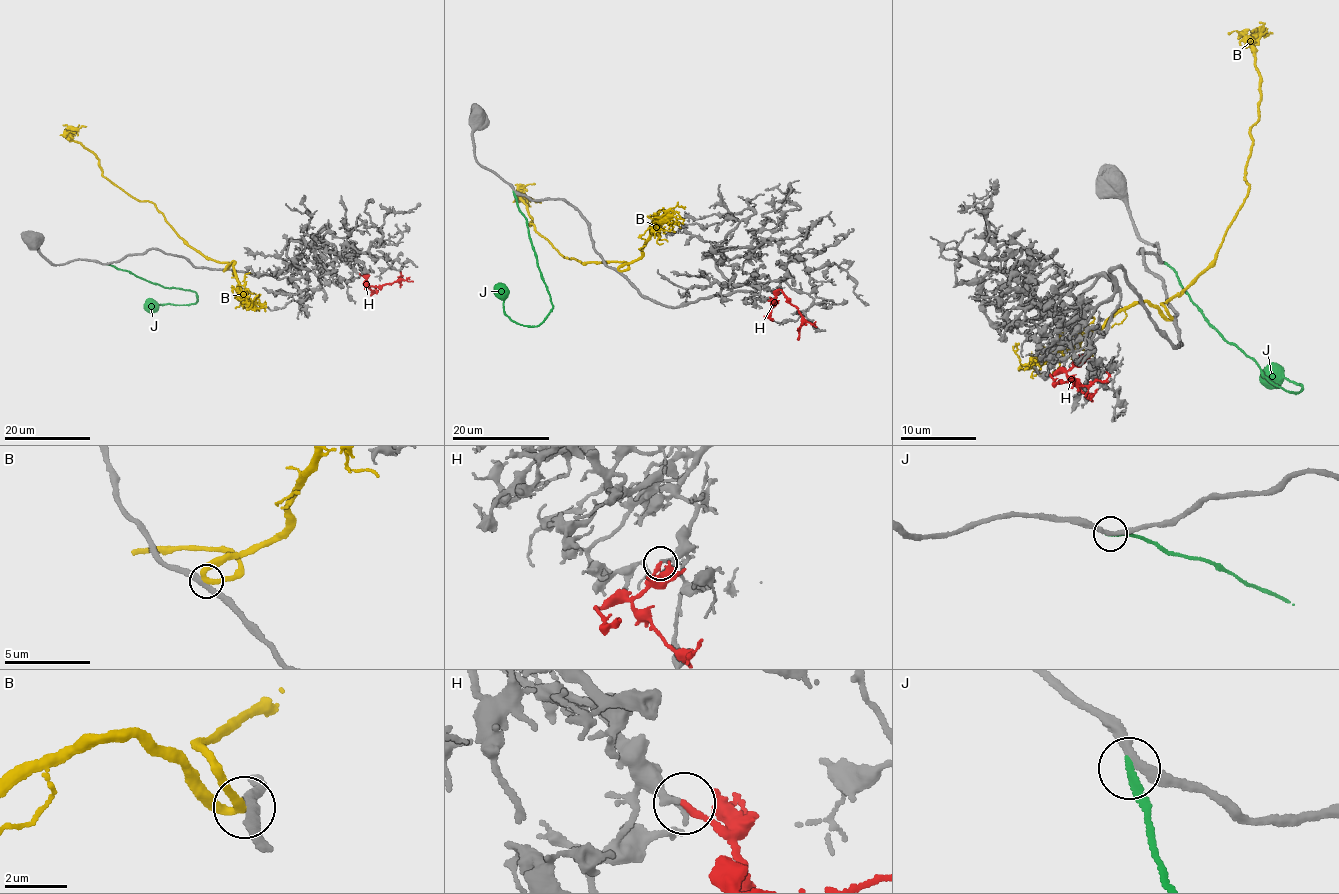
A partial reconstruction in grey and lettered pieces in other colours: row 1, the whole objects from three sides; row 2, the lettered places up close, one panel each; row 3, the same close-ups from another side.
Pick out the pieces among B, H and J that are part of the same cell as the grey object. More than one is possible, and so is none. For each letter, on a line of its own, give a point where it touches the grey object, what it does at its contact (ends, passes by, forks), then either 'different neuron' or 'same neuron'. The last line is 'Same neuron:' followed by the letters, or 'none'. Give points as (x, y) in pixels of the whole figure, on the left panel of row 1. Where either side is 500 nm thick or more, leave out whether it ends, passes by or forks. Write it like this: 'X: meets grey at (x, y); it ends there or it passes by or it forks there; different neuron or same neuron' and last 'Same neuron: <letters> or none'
B: meets grey at (225, 269); it passes by; different neuron
H: meets grey at (359, 273); it ends there; same neuron
J: meets grey at (103, 264); it ends there; different neuron
Same neuron: H

